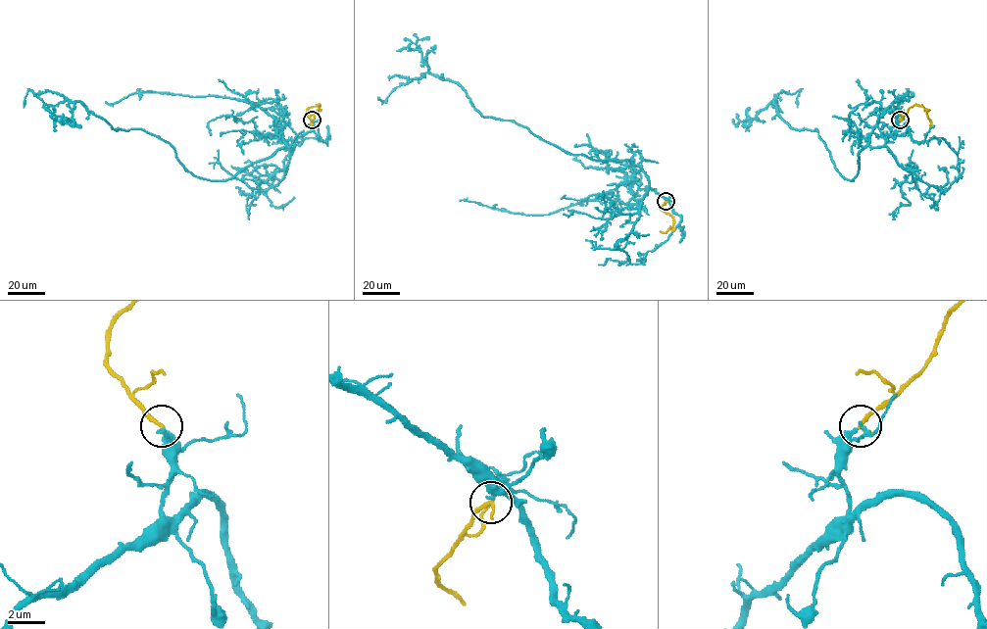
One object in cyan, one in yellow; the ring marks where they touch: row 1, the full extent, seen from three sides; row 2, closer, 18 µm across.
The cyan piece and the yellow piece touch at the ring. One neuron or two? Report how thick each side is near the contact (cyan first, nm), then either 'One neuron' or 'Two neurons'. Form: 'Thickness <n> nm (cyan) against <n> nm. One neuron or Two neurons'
Thickness 320 nm (cyan) against 240 nm. One neuron

